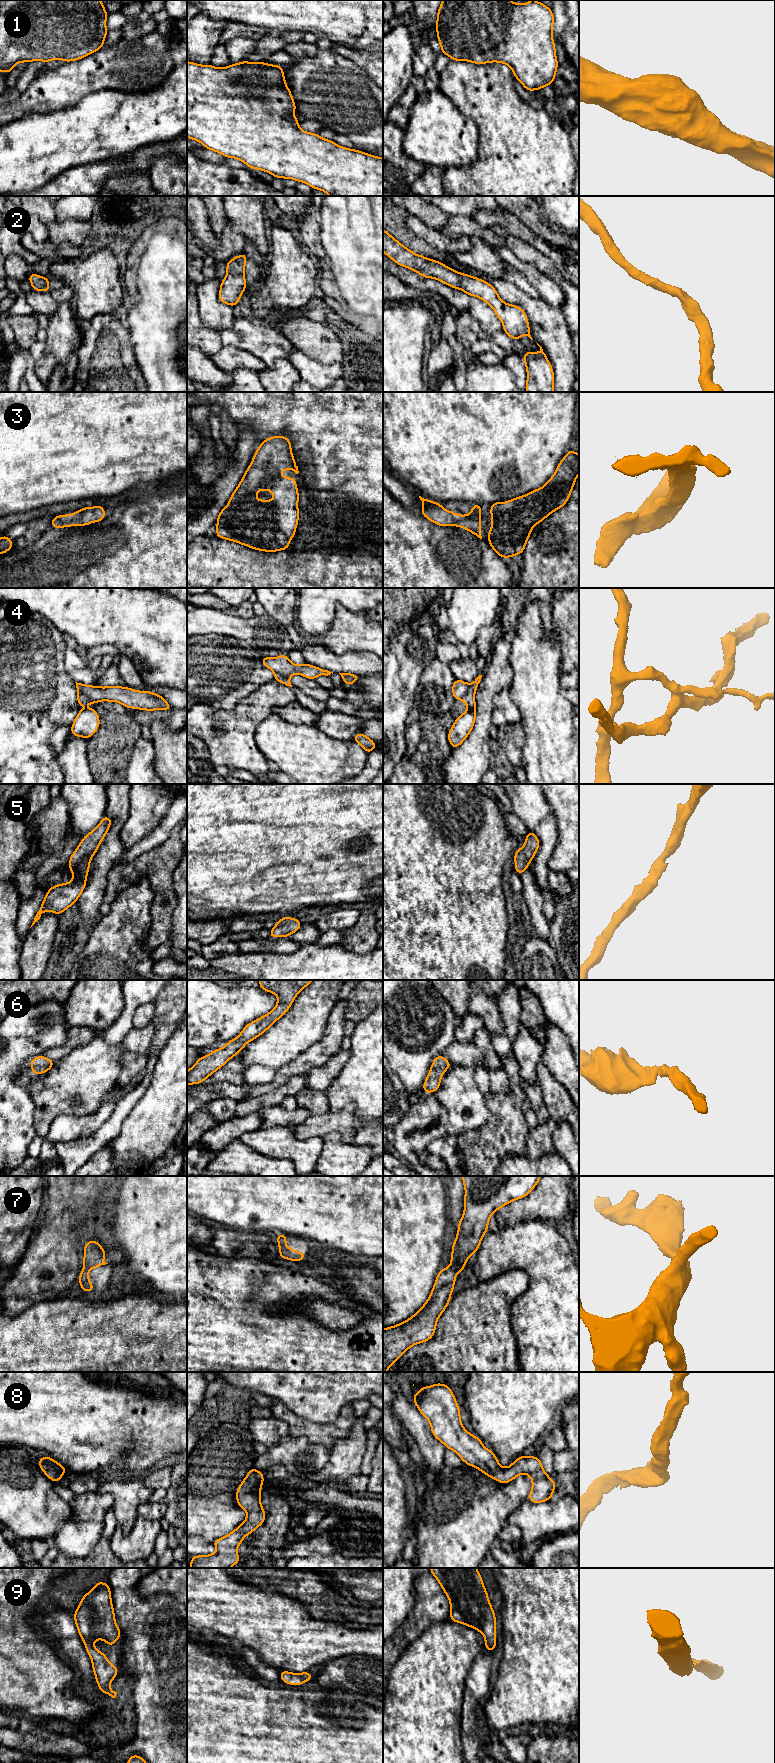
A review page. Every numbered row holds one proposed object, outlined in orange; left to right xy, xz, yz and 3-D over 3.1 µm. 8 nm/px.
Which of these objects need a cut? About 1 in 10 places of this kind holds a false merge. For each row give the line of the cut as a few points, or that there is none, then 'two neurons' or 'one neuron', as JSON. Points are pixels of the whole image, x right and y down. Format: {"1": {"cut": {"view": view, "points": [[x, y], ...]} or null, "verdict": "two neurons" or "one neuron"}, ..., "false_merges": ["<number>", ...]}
{"1": {"cut": null, "verdict": "one neuron"}, "2": {"cut": null, "verdict": "one neuron"}, "3": {"cut": null, "verdict": "one neuron"}, "4": {"cut": {"view": "xy", "points": [[78, 690], [81, 690], [91, 701]]}, "verdict": "two neurons"}, "5": {"cut": null, "verdict": "one neuron"}, "6": {"cut": null, "verdict": "one neuron"}, "7": {"cut": null, "verdict": "one neuron"}, "8": {"cut": null, "verdict": "one neuron"}, "9": {"cut": null, "verdict": "one neuron"}, "false_merges": ["4"]}

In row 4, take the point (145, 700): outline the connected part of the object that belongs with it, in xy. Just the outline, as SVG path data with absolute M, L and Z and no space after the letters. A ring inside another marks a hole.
M75 683L77 690L84 692L94 704L100 701L110 701L121 703L127 709L171 711L170 704L161 695L151 691L137 691L129 687L115 685L100 687Z

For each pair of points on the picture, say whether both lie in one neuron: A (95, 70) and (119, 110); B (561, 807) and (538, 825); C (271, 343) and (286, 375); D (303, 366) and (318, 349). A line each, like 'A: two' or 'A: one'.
A: two
B: two
C: two
D: two

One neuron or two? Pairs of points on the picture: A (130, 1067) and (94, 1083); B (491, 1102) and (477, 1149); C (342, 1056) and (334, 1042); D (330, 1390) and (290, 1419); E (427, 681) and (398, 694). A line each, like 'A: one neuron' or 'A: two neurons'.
A: two neurons
B: one neuron
C: two neurons
D: two neurons
E: two neurons

